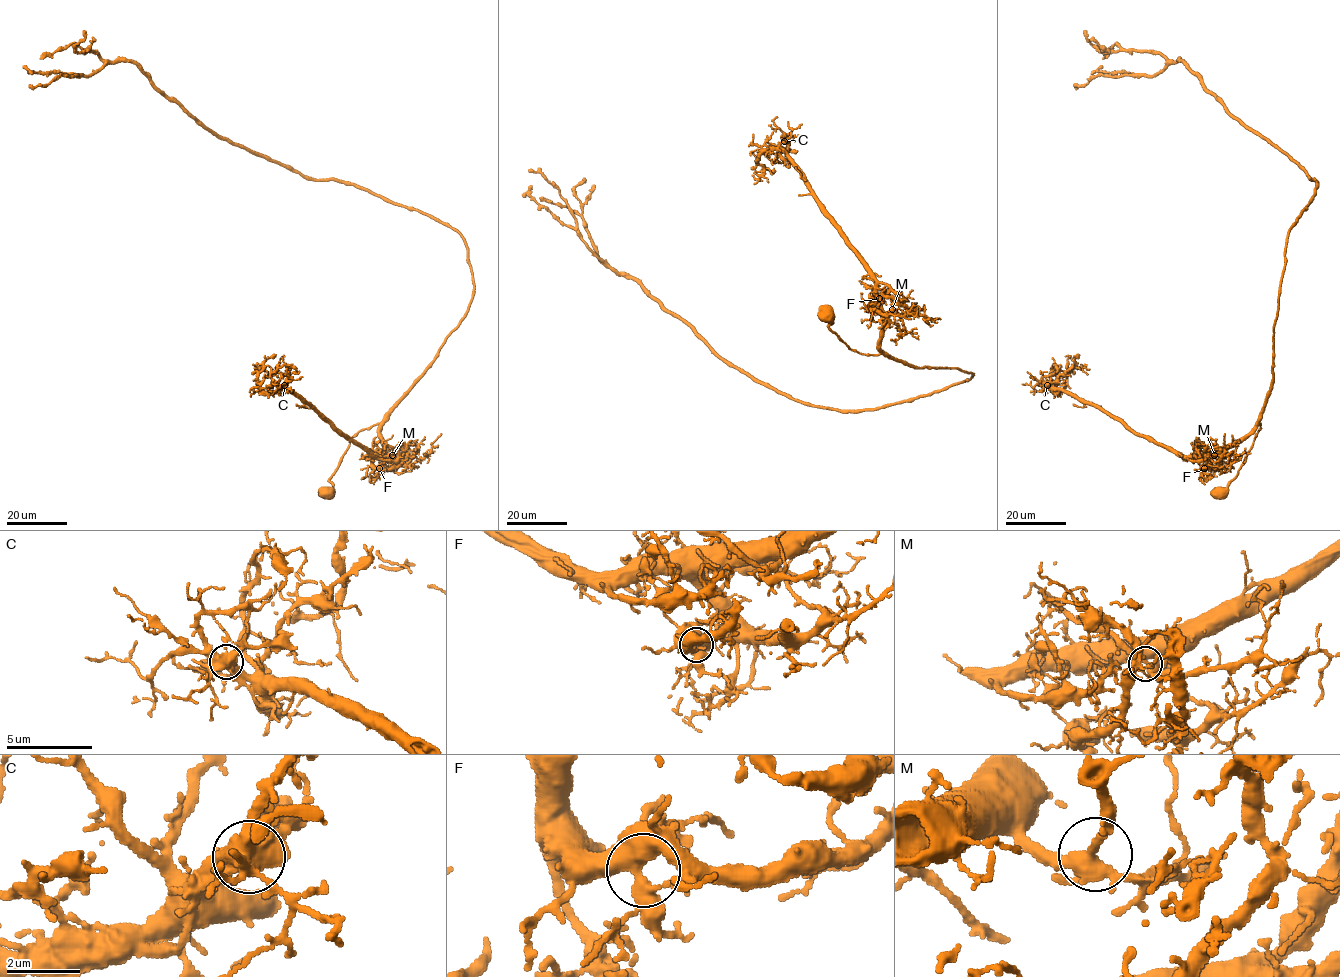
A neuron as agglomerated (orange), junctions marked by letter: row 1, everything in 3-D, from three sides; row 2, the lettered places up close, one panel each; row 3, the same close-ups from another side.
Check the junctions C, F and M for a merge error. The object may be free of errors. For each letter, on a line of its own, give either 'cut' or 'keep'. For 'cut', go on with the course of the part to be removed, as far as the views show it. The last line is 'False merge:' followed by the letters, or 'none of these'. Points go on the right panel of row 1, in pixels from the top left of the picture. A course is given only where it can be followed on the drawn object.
C: keep
F: keep
M: keep
False merge: none of these

